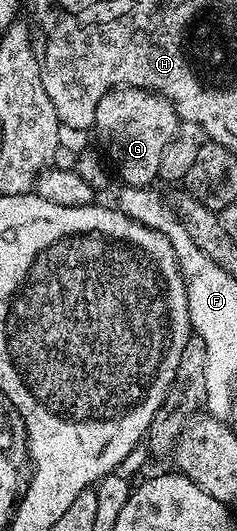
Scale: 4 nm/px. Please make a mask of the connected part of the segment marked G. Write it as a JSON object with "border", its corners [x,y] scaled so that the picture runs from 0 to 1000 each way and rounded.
{"border":[[[570,164],[473,166],[401,207],[388,243],[426,286],[489,315],[527,350],[620,354],[675,328],[684,286],[759,235],[743,203],[705,186]]]}

